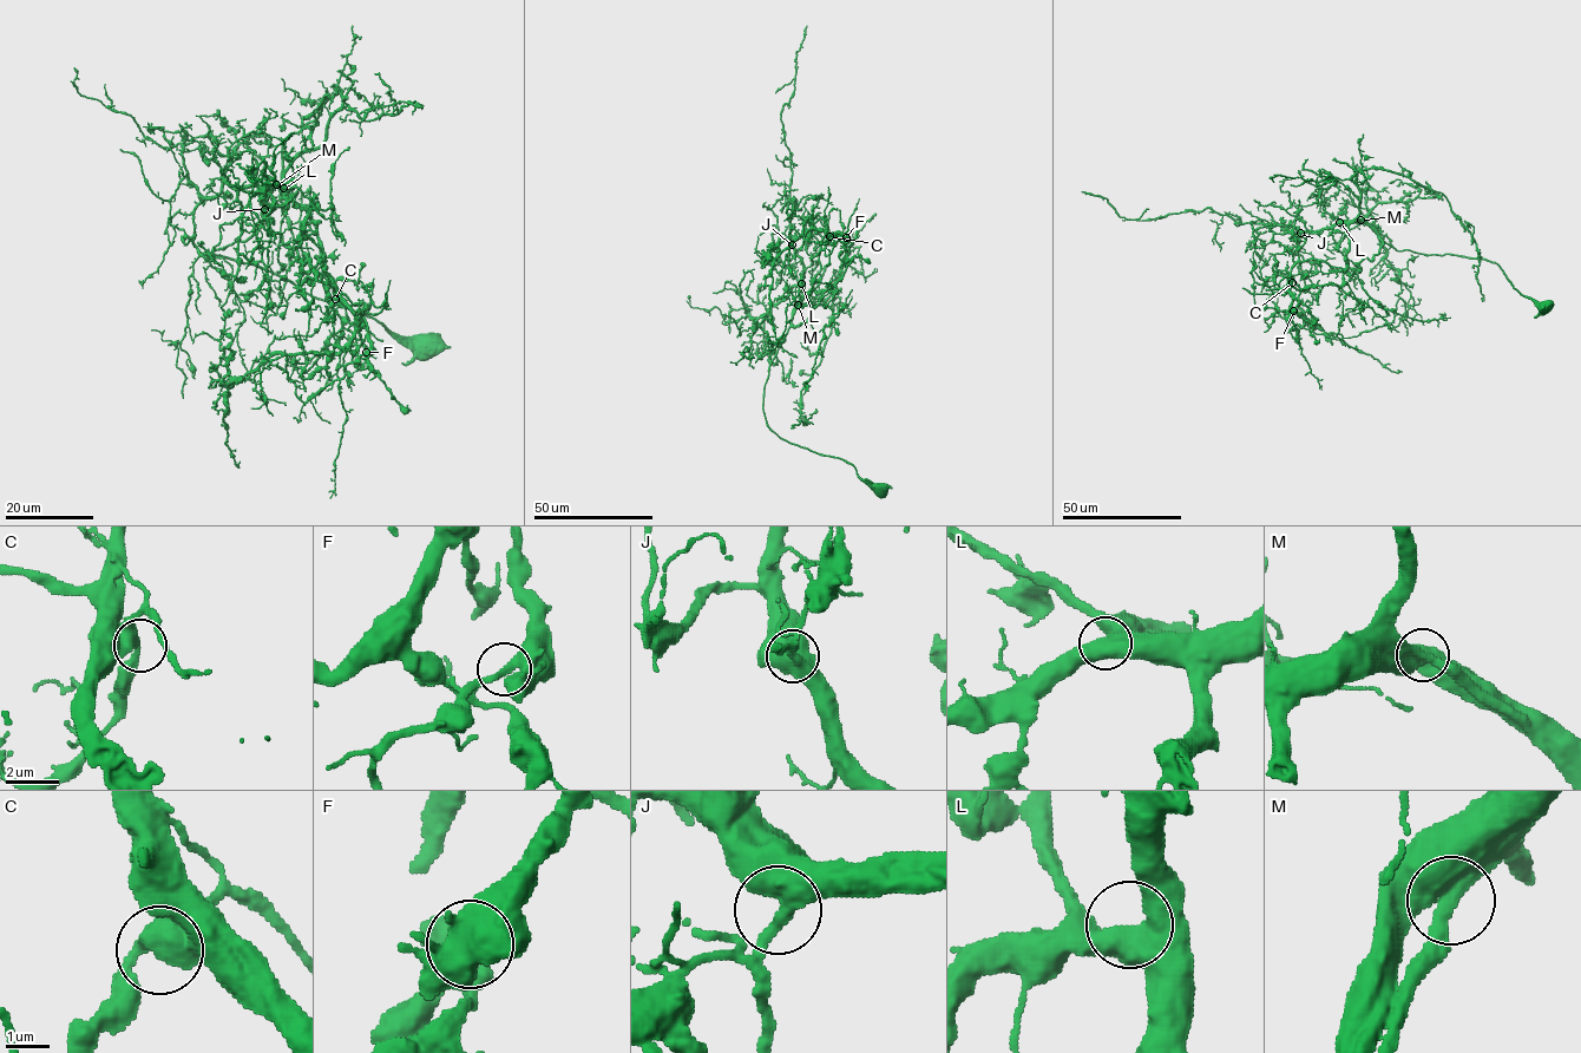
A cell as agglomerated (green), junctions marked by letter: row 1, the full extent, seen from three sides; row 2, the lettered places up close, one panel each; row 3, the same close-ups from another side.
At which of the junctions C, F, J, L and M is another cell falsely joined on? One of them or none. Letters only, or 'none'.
none

